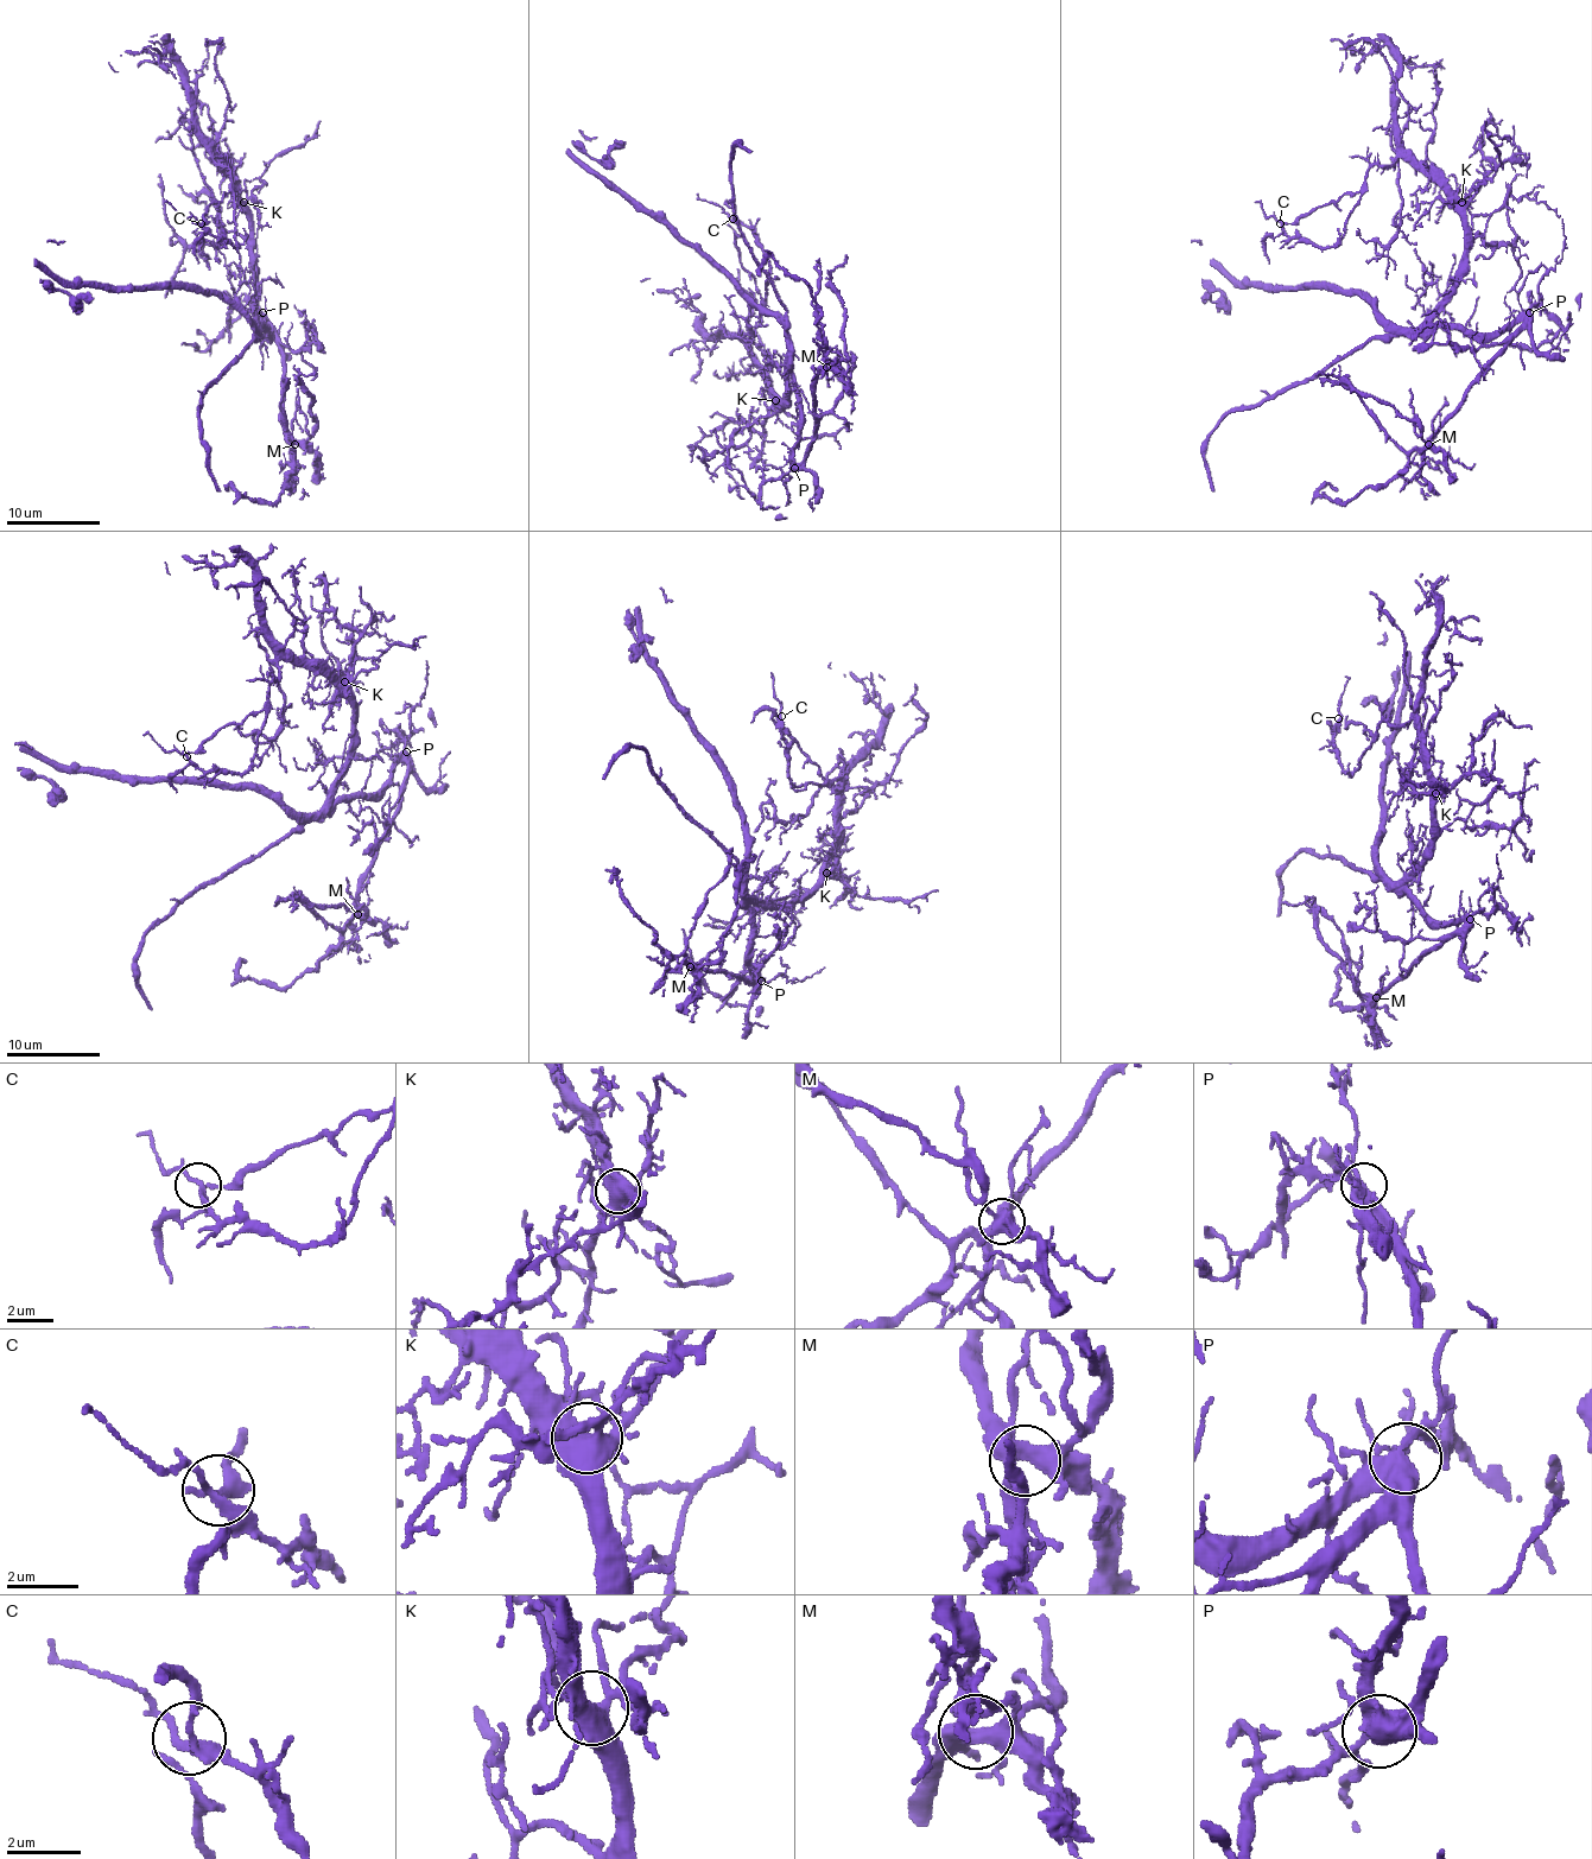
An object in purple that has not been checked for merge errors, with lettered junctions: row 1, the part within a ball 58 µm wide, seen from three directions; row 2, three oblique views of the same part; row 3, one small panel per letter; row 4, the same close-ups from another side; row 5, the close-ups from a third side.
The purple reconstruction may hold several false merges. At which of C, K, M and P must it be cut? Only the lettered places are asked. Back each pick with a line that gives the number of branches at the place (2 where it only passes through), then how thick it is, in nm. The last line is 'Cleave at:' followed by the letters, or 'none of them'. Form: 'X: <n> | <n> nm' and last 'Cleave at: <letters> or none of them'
Cleave at: none of them

